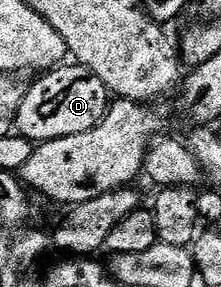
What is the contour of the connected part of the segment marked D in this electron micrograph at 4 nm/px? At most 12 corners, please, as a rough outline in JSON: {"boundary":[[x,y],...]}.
{"boundary":[[88,67],[43,72],[16,133],[35,143],[92,131],[112,94]]}

